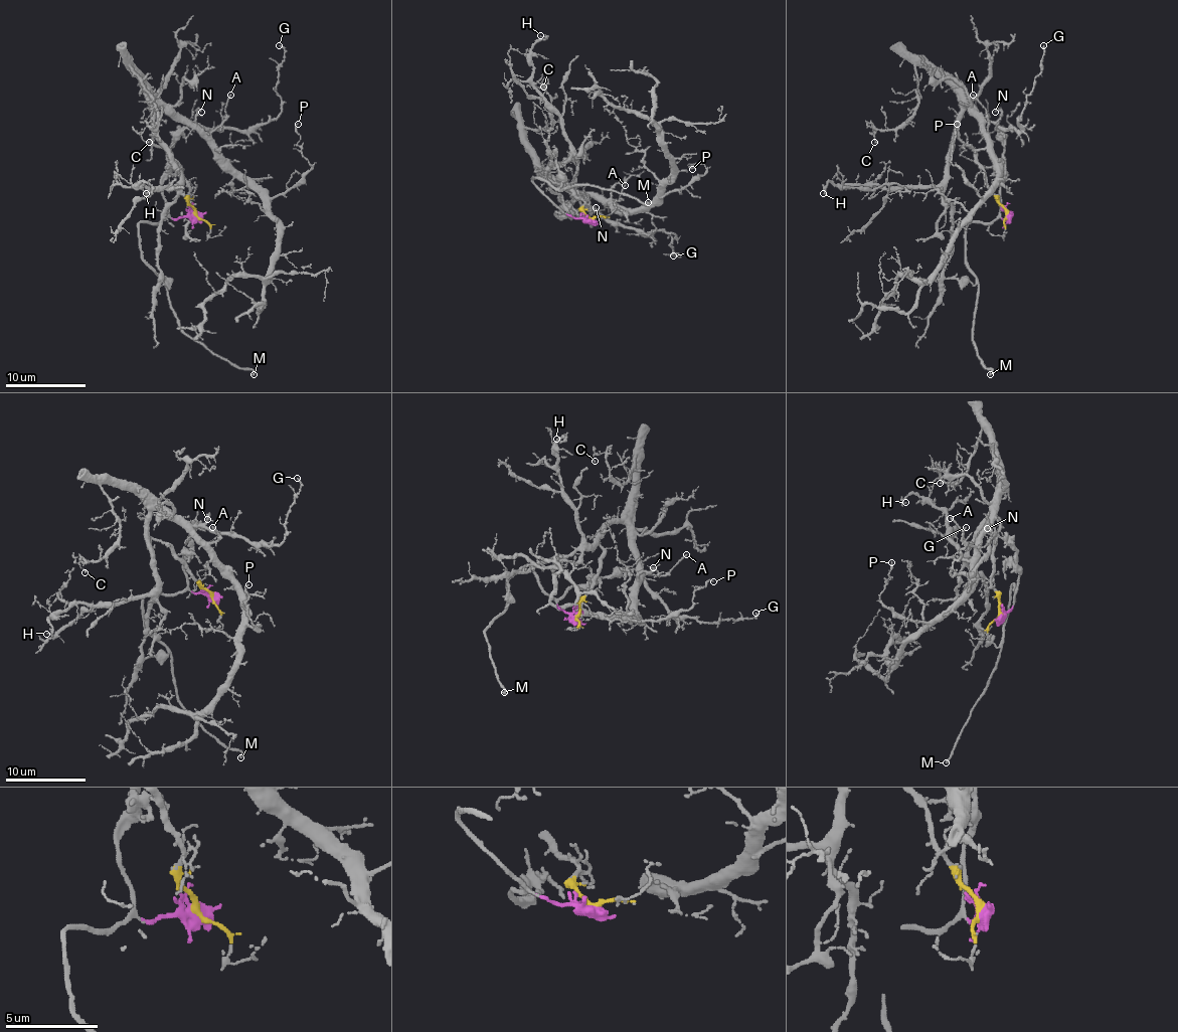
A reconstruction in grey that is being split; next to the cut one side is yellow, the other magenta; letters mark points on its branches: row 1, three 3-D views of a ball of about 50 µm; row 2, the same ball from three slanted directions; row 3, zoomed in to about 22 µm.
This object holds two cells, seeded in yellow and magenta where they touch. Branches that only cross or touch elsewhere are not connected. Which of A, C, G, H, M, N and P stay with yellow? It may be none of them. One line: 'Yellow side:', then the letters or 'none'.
Yellow side: A, C, G, H, P

